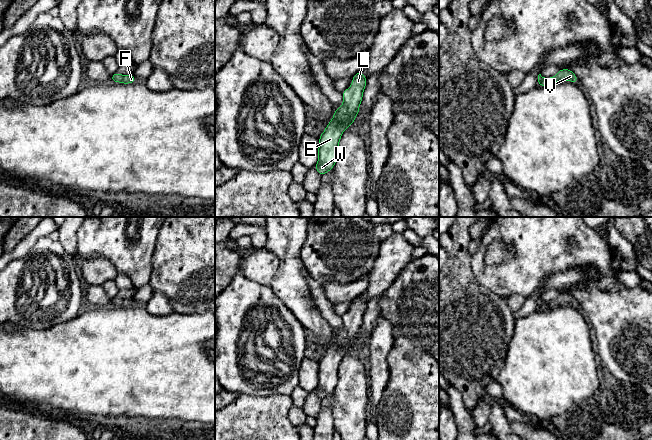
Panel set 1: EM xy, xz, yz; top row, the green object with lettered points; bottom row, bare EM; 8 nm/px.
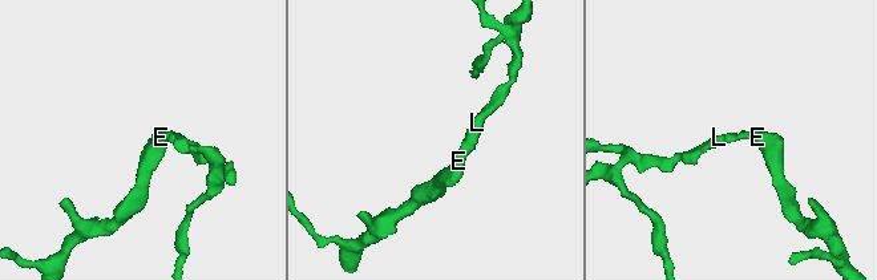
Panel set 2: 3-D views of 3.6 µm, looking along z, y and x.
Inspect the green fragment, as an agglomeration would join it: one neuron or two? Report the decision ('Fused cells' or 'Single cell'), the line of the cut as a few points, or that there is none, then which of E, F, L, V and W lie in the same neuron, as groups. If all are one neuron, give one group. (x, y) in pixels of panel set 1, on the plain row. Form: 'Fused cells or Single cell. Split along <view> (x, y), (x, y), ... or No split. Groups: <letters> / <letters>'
Single cell. No split. Groups: E F L V W

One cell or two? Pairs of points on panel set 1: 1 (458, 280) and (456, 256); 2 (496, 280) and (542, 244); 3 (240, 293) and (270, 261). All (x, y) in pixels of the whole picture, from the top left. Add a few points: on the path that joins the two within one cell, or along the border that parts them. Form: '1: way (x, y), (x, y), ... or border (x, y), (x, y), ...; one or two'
1: way (457, 274), (457, 262); one
2: way (507, 278), (531, 255); one
3: border (239, 262), (241, 273), (245, 277), (270, 286); two

